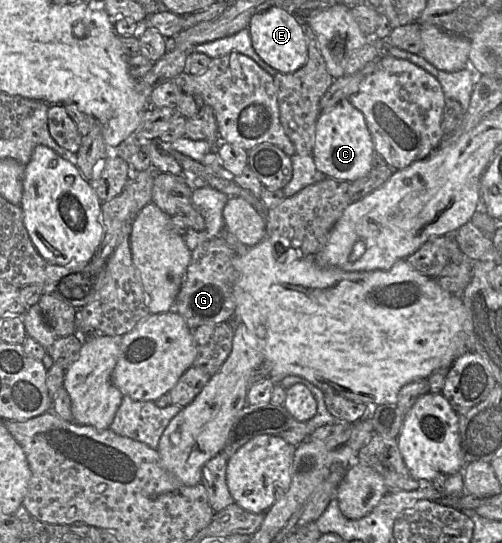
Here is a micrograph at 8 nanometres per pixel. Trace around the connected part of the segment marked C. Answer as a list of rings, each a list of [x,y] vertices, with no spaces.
[[[342,99],[328,111],[320,113],[315,128],[313,158],[317,169],[327,177],[353,182],[372,168],[374,142],[365,116],[349,99]]]

